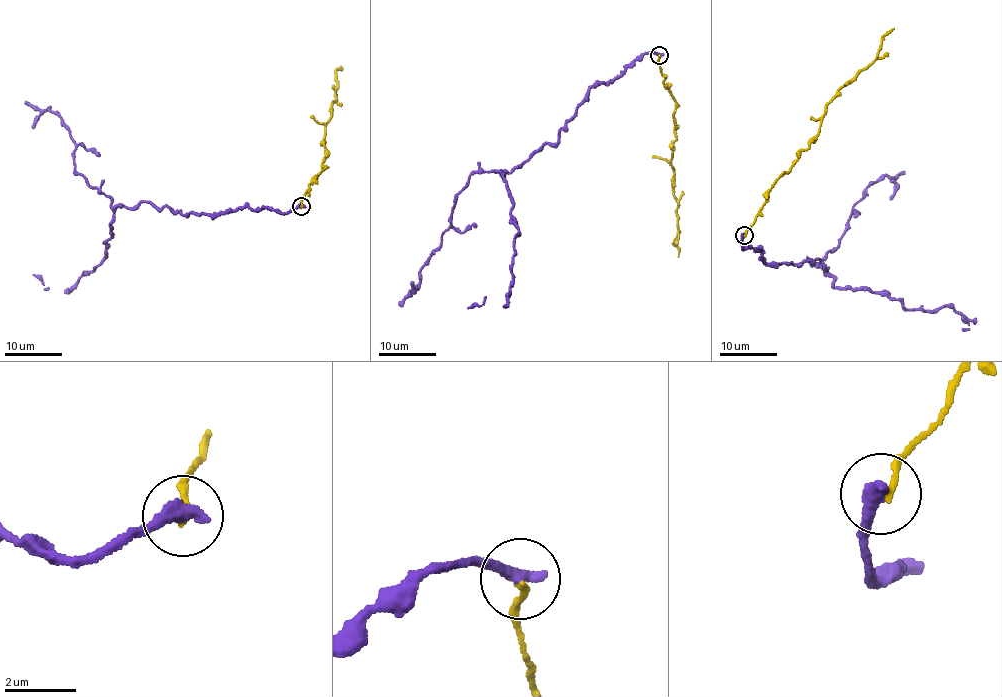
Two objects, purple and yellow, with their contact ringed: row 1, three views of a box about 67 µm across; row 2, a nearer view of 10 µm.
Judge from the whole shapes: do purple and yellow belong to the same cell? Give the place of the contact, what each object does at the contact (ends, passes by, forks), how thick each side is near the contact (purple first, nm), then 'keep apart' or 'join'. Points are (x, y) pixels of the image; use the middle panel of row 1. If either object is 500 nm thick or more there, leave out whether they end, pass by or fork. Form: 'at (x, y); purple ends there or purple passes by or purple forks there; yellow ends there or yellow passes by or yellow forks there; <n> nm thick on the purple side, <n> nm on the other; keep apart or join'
at (659, 55); purple ends there; yellow ends there; 440 nm thick on the purple side, 200 nm on the other; keep apart

